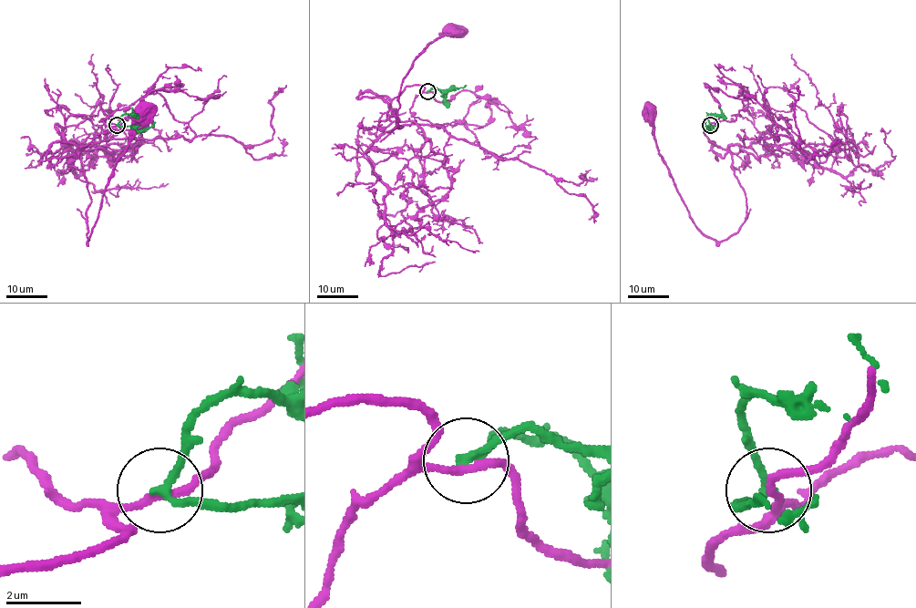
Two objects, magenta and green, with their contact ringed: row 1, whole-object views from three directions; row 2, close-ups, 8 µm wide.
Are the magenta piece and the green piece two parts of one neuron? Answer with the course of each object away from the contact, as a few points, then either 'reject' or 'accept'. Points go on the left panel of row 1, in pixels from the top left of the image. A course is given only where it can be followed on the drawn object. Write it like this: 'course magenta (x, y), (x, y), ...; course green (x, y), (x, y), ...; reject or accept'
course magenta (118, 125), (97, 135), (80, 149), (91, 201), (87, 211), (87, 241), (115, 163), (145, 113); course green (118, 124), (147, 129), (155, 122); reject

